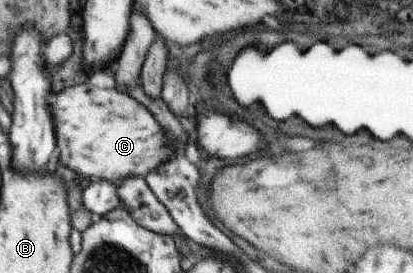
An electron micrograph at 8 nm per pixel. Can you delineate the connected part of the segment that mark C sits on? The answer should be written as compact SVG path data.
M89 83L66 87L52 97L49 105L59 153L57 161L83 177L97 177L115 184L129 176L145 178L174 154L174 140L166 137L153 114L143 104L139 105L133 96L116 88L101 88Z

